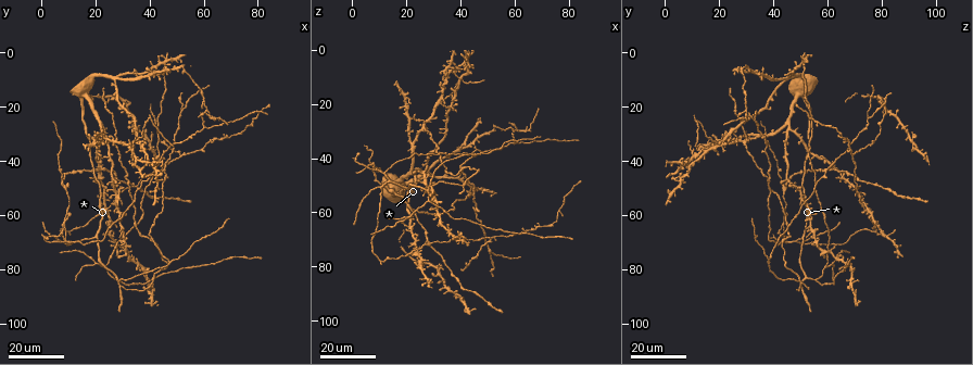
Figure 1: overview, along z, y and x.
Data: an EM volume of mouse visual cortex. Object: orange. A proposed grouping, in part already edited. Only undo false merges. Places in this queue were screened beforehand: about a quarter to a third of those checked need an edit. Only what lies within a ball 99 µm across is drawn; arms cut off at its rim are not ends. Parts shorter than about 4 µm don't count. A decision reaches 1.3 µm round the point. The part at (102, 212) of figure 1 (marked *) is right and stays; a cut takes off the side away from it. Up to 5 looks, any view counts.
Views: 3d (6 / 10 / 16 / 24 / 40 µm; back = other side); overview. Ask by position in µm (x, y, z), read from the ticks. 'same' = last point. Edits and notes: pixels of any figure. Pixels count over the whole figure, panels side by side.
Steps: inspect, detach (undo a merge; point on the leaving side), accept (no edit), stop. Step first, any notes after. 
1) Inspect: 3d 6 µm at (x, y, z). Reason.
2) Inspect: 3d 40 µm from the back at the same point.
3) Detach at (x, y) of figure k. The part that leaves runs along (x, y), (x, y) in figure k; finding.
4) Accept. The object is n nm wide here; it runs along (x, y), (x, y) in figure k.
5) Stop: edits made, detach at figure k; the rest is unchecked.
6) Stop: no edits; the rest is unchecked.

Inspect: 3d 16 µm at (21, 46, 65). Looks like a crossing.

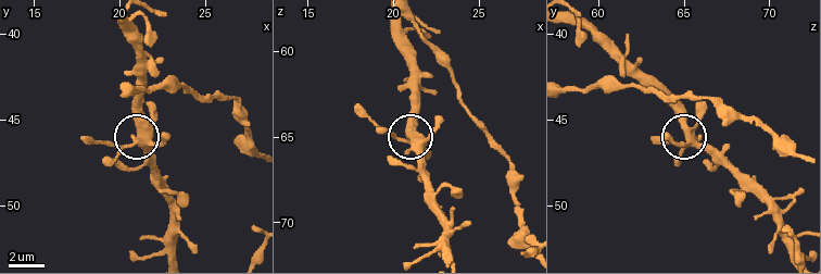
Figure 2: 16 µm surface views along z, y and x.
Inspect: 3d 10 µm at (21.1, 46.1, 65.5). Zoom in.

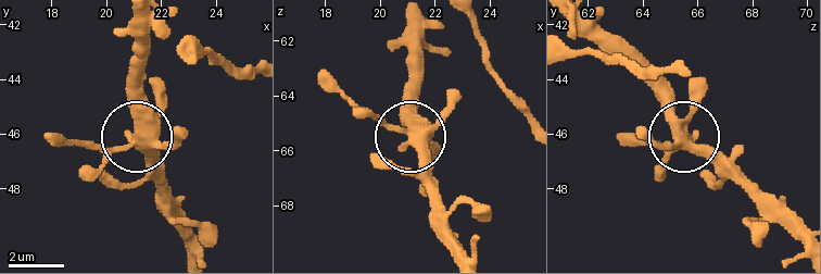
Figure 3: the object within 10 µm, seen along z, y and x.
Accept. 5 arms meet here; all the same neuron.

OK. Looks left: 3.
Inspect: 3d 24 µm at (8, 62, 44). Two arms in line, one across.

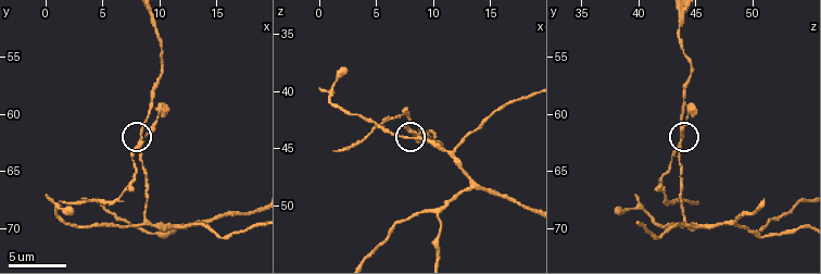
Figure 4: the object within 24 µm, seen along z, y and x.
Inspect: 3d 6 µm at (8.0, 63.2, 43.6).

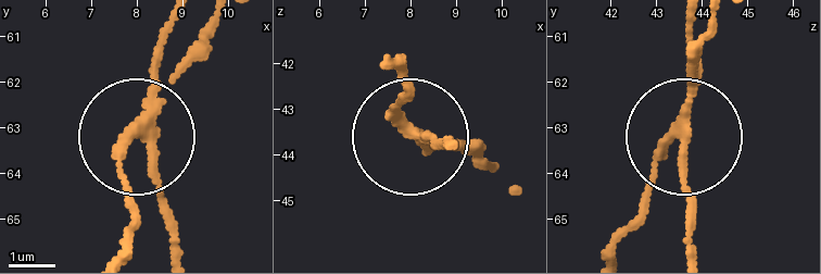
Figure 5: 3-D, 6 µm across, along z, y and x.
Detach at (130, 199) of figure 5. The side arm is 11 µm long; the part that leaves runs along (134, 136), (122, 167), (134, 202), (126, 249) in figure 5; two neurons meet here.

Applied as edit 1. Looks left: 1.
Stop: edits made, detach at figure 5; the rest is unchecked.

